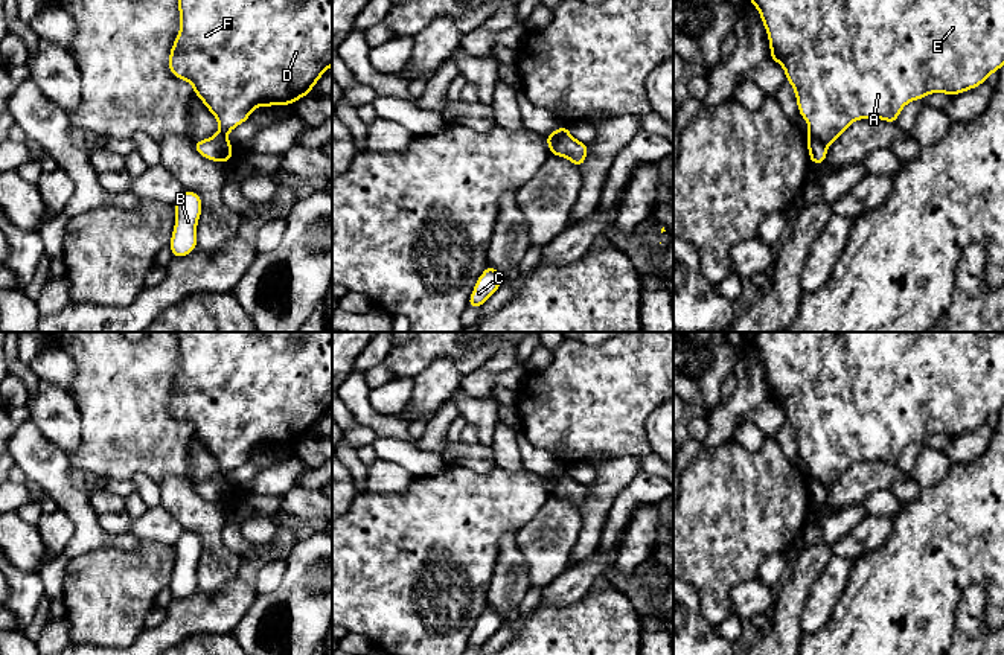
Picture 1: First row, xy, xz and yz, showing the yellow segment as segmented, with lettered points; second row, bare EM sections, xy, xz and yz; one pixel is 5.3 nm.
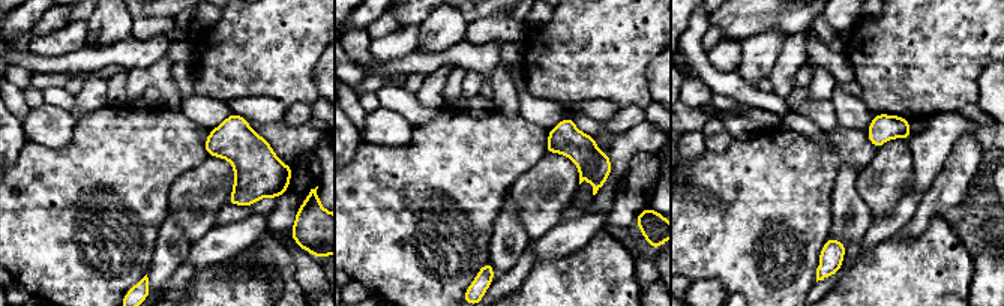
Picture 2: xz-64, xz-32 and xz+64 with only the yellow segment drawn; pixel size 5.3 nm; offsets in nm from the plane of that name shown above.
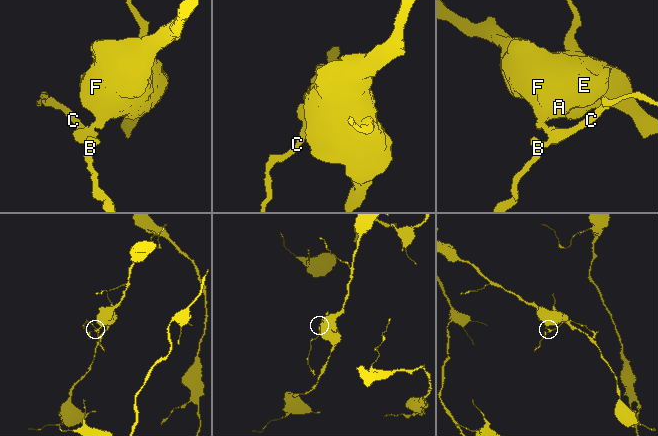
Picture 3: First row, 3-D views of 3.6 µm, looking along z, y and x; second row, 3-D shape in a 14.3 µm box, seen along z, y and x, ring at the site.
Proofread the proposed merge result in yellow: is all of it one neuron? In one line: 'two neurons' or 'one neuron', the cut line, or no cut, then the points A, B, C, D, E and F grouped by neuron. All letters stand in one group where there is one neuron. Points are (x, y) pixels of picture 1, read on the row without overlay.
two neurons; cut in xz along (567, 469), (550, 491); A D E F / B C

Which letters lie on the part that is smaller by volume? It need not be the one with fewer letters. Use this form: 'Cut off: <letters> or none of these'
Cut off: B, C

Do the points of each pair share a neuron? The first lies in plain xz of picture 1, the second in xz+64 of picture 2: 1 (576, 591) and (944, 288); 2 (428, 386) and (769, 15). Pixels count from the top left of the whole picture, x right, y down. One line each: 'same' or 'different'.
1: different
2: different

